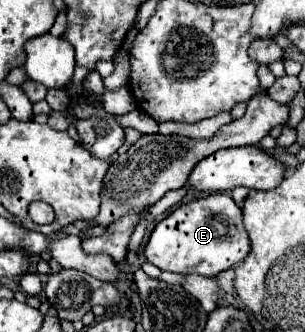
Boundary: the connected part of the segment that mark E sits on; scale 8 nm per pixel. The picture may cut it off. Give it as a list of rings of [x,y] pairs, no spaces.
[[[211,194],[175,208],[165,216],[145,246],[145,256],[161,270],[177,274],[217,276],[221,270],[233,268],[249,252],[249,238],[243,228],[243,212],[229,194]]]

